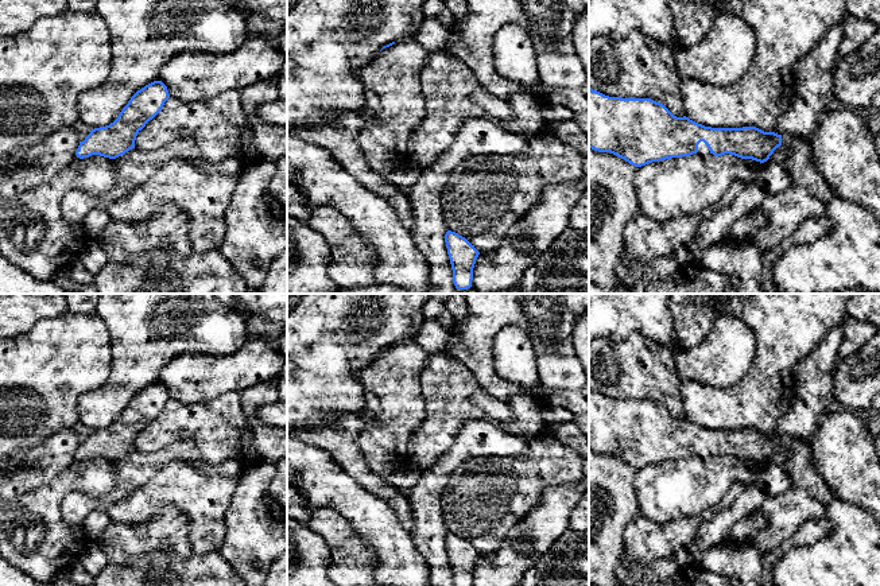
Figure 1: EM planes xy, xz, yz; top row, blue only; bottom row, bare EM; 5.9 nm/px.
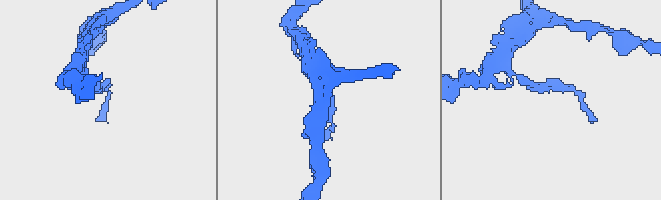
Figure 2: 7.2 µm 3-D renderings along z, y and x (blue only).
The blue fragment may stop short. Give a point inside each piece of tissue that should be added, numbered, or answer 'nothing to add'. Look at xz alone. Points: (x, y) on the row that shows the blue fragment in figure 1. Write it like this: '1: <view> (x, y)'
nothing to add

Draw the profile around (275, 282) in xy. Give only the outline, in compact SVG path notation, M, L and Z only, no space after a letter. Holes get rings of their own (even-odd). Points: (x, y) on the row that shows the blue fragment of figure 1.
M287 251L271 263L263 286L252 294L287 294Z

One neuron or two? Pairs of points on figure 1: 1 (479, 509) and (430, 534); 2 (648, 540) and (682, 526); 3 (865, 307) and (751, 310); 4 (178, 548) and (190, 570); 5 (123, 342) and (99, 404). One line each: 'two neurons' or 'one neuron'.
1: two neurons
2: one neuron
3: two neurons
4: two neurons
5: one neuron

